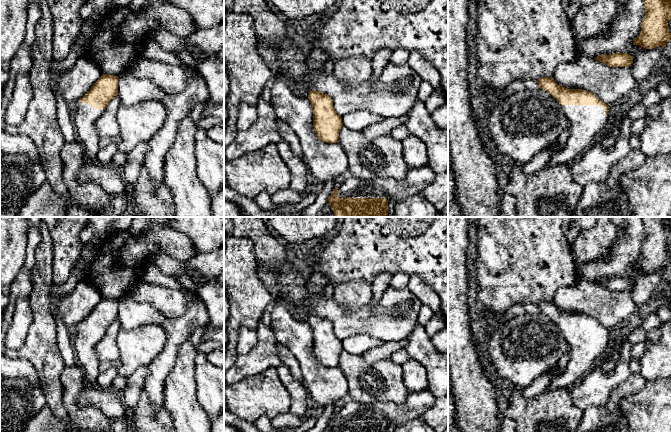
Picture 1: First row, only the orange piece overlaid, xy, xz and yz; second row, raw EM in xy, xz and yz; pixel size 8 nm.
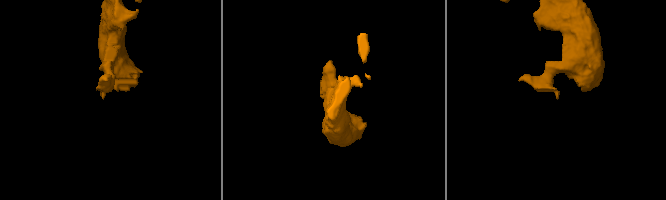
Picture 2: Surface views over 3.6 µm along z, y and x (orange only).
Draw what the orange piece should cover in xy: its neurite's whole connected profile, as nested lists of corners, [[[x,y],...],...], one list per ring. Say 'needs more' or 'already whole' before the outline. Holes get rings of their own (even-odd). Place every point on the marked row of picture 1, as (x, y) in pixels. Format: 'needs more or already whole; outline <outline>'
needs more; outline [[[103,74],[76,102],[73,123],[86,159],[97,159],[100,138],[96,132],[95,123],[104,113],[109,102],[118,94],[118,79],[118,76]]]

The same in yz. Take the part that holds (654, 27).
already whole; outline [[[643,0],[645,16],[641,22],[641,35],[633,40],[634,45],[645,49],[663,48],[671,40],[668,21],[671,19],[671,0]]]

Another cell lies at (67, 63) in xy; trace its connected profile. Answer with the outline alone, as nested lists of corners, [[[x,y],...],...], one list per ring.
[[[97,12],[84,20],[82,34],[72,46],[67,58],[61,61],[54,61],[50,69],[50,77],[52,78],[58,69],[68,70],[72,68],[76,61],[85,55],[88,40],[94,35],[98,21],[102,19],[105,13]]]

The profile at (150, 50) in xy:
[[[147,40],[141,48],[140,57],[170,65],[186,65],[174,54],[165,51],[154,40]]]

